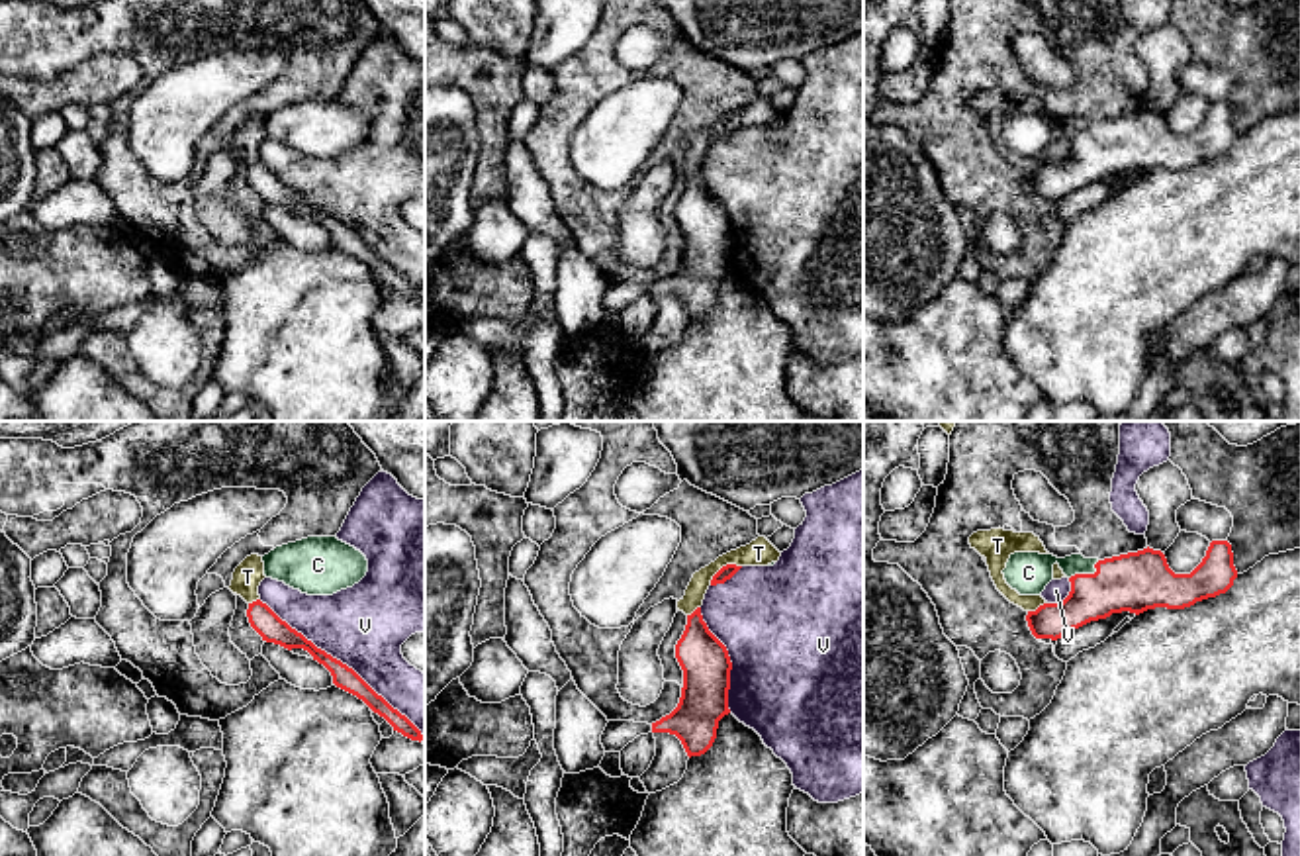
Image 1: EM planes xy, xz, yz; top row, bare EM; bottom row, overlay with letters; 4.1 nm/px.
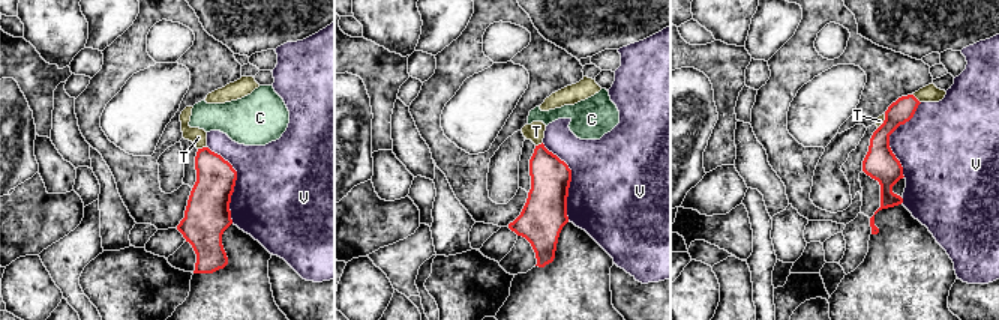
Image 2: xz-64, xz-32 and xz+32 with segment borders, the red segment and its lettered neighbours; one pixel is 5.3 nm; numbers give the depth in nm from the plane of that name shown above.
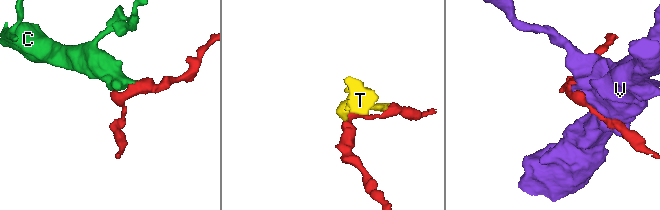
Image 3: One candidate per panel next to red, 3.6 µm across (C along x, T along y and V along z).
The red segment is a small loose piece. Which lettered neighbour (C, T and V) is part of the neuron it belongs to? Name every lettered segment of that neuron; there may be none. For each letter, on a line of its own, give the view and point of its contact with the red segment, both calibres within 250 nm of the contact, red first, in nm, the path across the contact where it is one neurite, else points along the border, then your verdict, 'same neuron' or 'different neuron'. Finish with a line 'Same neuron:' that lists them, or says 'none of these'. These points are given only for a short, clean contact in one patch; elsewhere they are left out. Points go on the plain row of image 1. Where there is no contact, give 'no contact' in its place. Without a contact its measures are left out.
C: meets red in yz at (1087, 136); 240 nm thick on the red side, 180 nm on the other; same neuron
T: meets red in xz at (723, 128); 60 nm thick on the red side, 110 nm on the other; different neuron
V: meets red in xy at (341, 224); 90 nm thick on the red side, 340 nm on the other; different neuron
Same neuron: C

